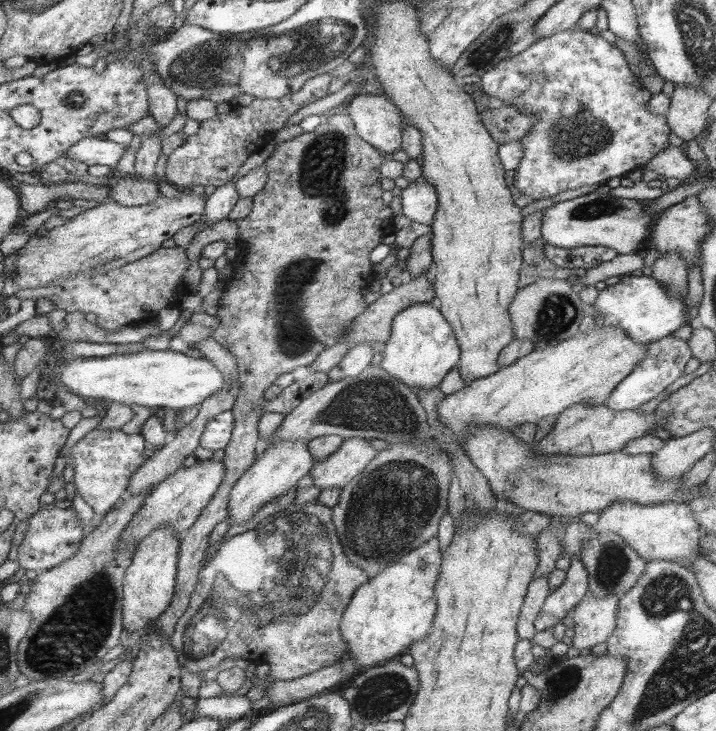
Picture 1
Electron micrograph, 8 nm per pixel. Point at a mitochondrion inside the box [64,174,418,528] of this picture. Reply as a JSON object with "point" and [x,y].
{"point":[296,337]}

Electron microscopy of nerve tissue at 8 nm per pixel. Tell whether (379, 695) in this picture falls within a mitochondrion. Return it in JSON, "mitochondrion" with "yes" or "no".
{"mitochondrion":"yes"}

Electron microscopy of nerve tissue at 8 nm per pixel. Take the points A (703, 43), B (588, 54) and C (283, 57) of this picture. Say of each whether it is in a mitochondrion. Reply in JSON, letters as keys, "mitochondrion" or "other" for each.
{"A":"mitochondrion","B":"other","C":"mitochondrion"}

